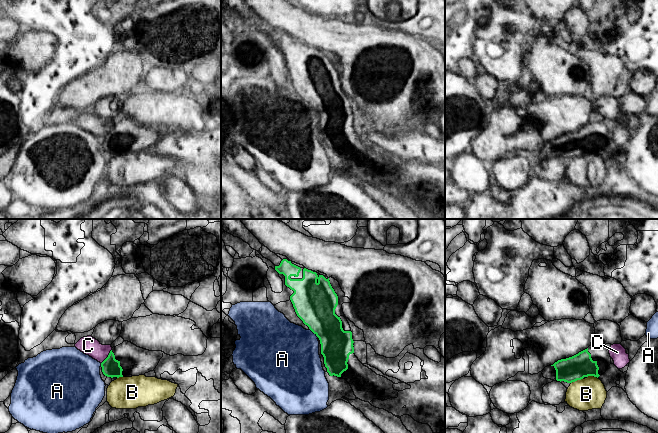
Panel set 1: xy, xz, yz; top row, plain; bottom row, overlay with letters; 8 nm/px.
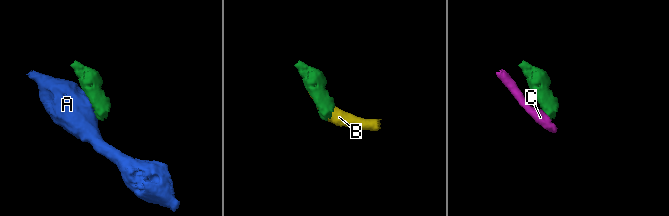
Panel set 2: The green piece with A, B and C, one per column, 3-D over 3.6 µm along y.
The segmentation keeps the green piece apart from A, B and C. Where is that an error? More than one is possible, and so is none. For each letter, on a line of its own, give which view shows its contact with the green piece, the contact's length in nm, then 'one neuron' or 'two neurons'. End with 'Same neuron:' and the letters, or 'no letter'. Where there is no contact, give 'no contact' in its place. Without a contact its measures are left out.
A: contact in xz; length 100 nm; two neurons
B: contact in yz; length 120 nm; two neurons
C: contact in xy; length 150 nm; two neurons
Same neuron: no letter

